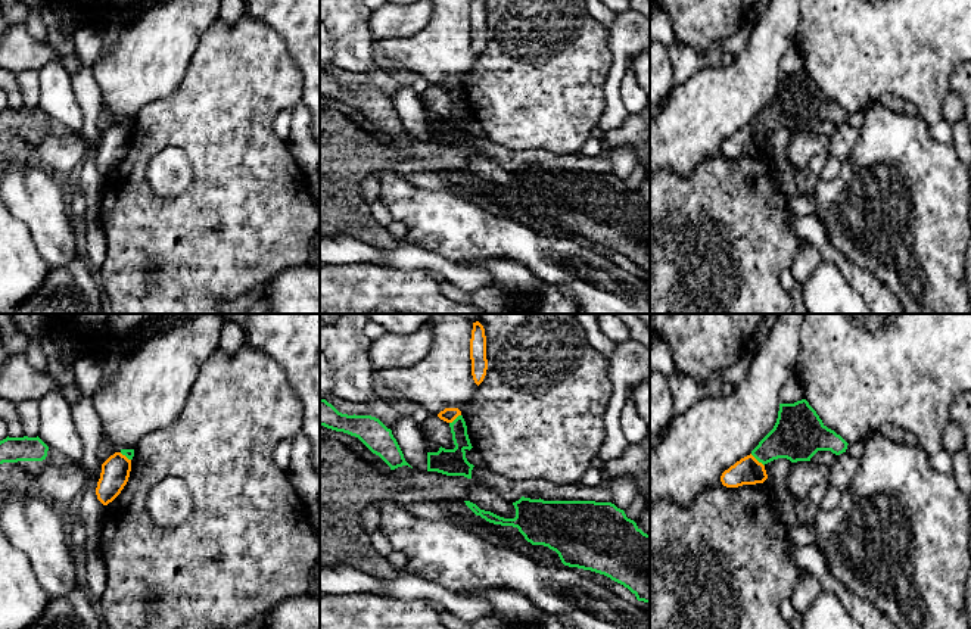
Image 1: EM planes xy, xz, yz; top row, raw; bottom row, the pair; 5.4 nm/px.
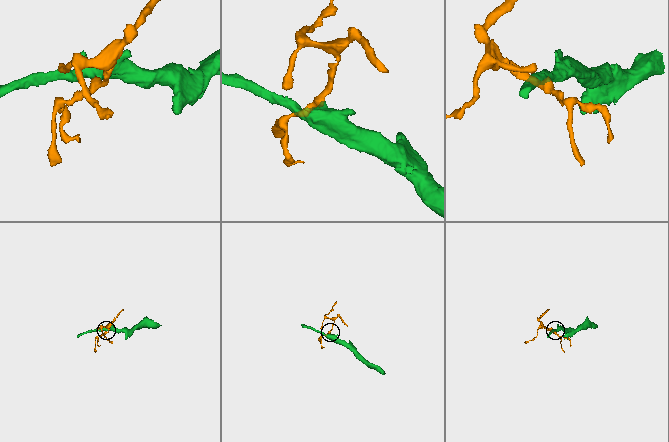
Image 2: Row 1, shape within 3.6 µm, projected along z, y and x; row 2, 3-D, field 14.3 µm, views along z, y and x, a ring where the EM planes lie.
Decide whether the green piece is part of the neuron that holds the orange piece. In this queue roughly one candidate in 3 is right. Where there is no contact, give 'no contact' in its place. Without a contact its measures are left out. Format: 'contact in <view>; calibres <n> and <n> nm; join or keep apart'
contact in yz; calibres 150 and 260 nm; keep apart

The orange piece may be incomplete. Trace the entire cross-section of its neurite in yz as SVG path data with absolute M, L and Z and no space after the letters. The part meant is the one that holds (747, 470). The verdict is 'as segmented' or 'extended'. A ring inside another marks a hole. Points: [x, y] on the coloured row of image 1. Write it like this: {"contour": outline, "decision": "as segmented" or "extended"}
{"contour": "M751 454L737 461L721 476L721 482L726 488L738 488L743 485L763 483L768 479L765 465Z", "decision": "as segmented"}

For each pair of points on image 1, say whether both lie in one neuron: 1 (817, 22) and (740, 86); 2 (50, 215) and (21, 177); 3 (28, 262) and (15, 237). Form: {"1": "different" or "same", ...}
{"1": "different", "2": "same", "3": "same"}

